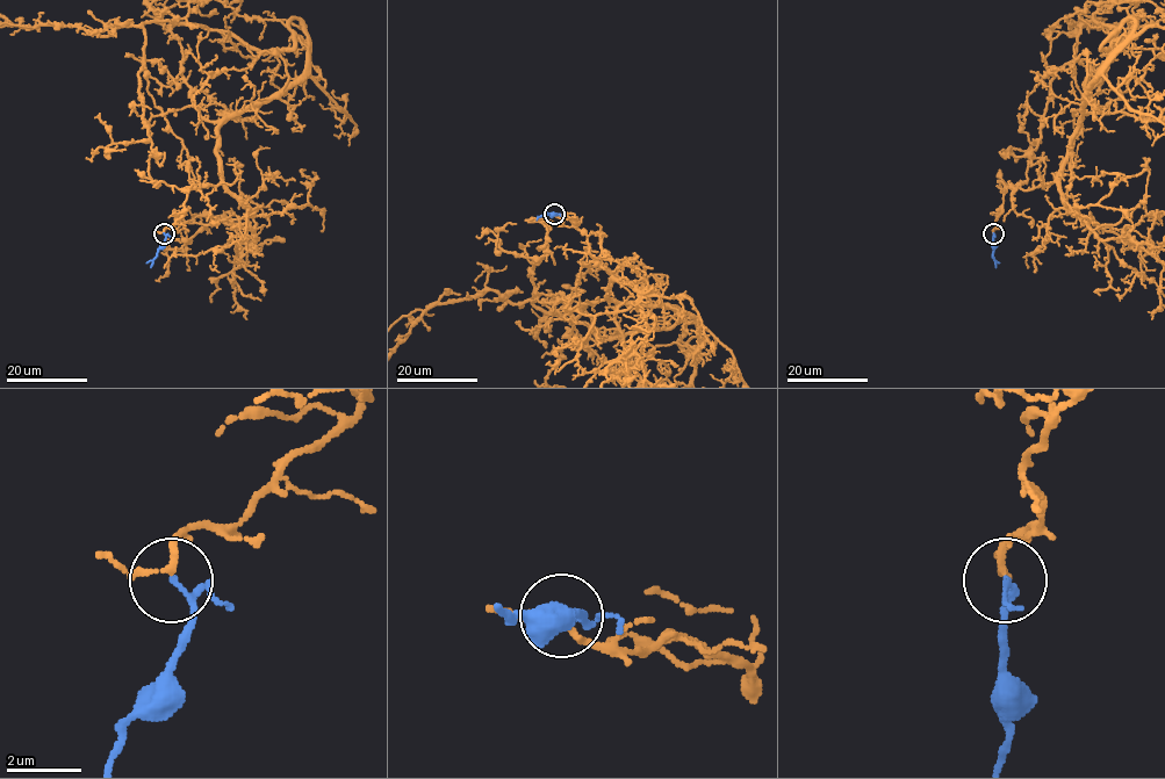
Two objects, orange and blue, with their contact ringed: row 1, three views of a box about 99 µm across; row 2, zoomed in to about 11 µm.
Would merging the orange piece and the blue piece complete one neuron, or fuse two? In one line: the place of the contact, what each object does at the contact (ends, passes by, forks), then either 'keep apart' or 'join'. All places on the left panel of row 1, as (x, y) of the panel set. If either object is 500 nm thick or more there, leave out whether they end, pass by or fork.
place (164, 233); orange passes by; blue passes by; join

